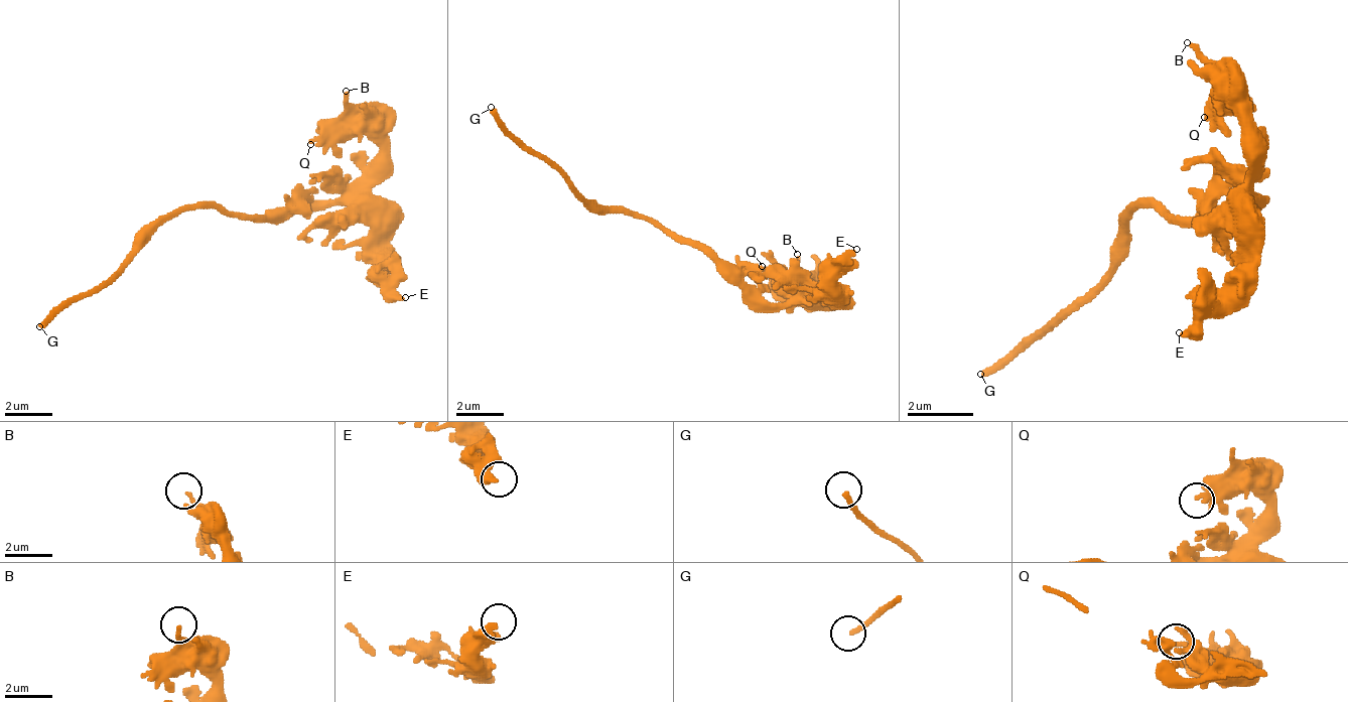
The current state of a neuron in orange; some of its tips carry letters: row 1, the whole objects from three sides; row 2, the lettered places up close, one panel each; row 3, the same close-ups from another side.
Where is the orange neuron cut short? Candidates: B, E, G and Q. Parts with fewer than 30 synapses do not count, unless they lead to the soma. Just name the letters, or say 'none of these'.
G

